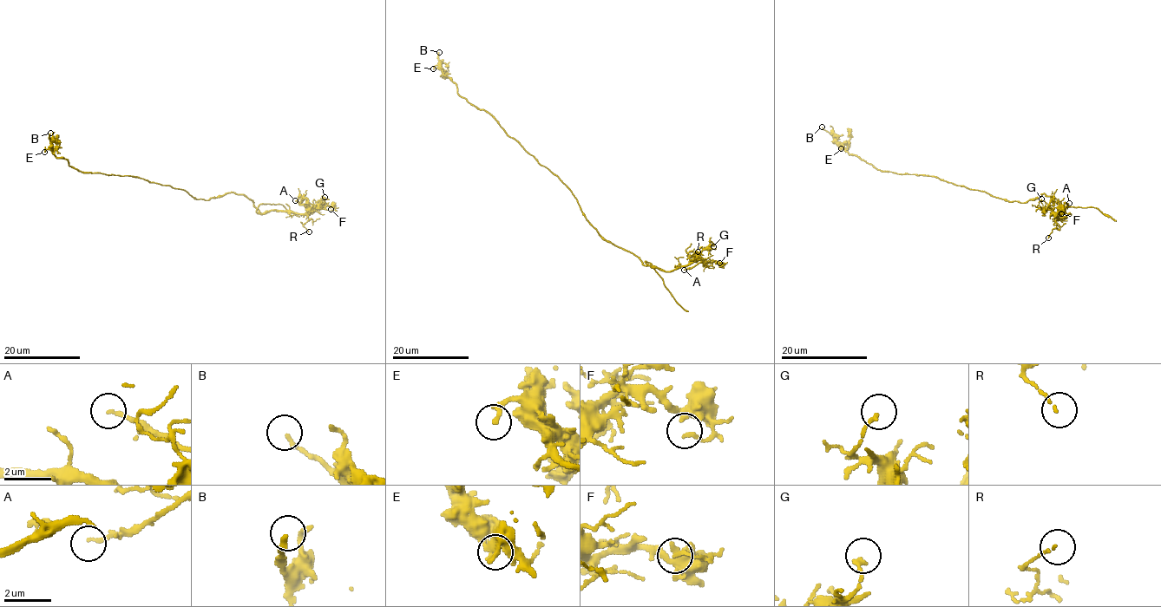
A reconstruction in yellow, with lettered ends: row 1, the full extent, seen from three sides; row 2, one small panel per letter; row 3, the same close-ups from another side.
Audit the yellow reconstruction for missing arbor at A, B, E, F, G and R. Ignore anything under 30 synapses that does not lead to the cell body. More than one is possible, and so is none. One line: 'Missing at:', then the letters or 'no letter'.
Missing at: no letter

